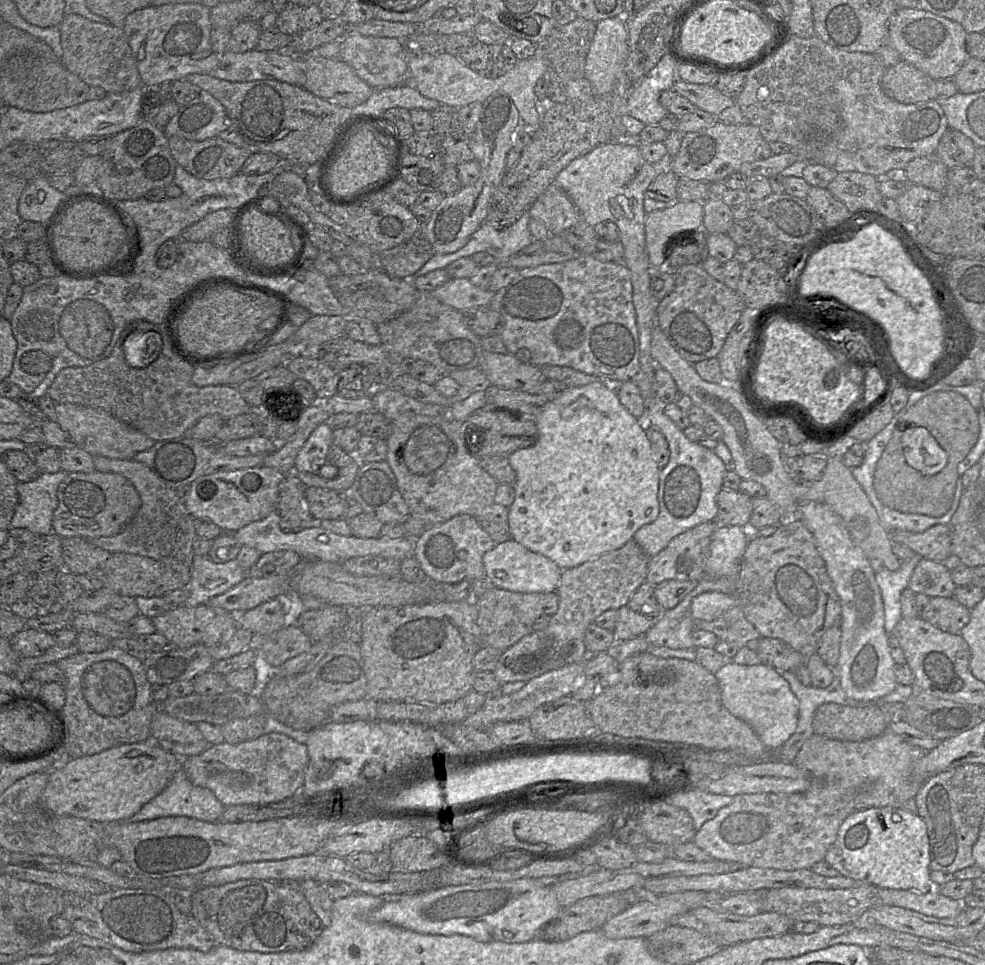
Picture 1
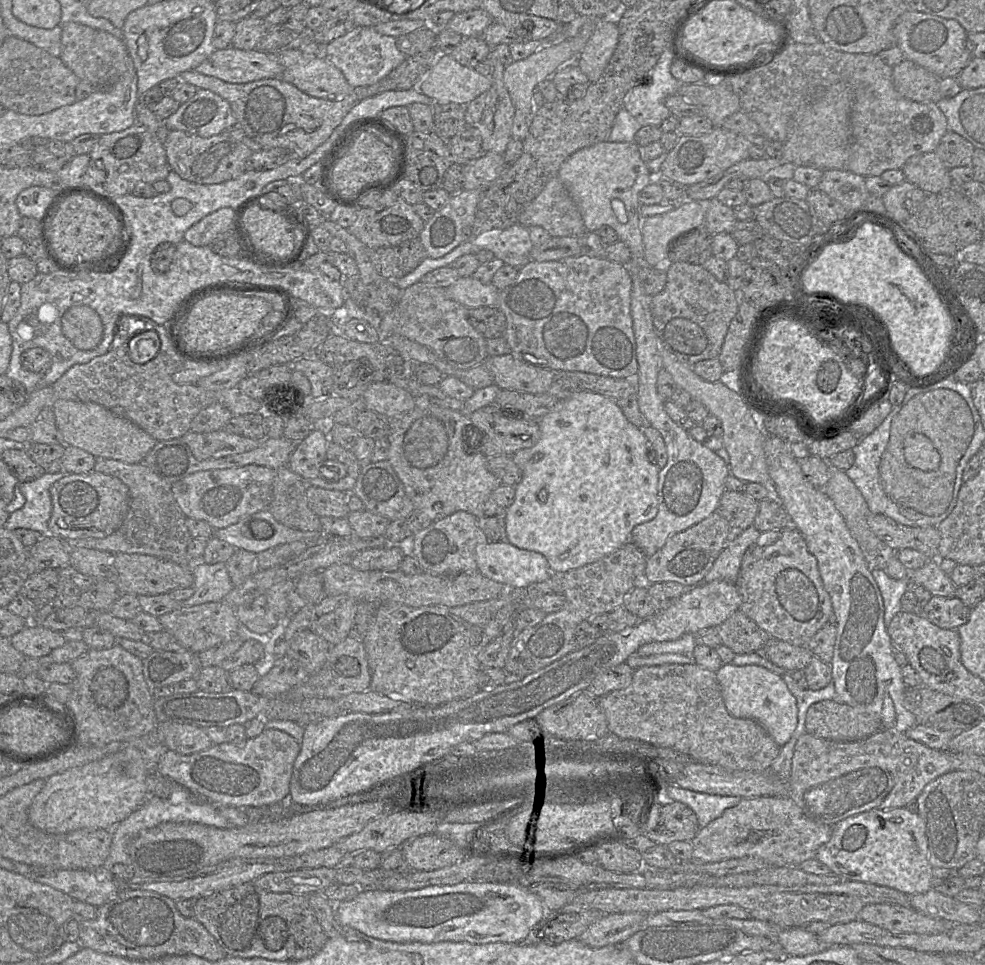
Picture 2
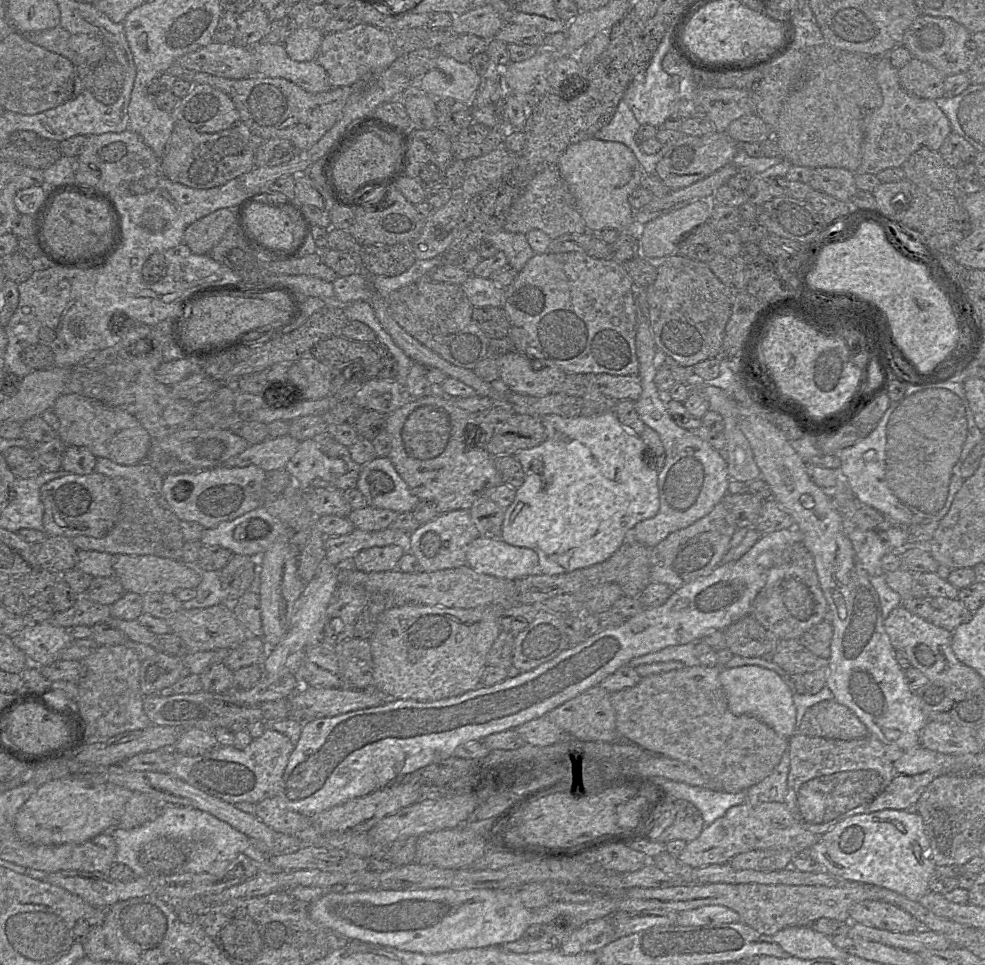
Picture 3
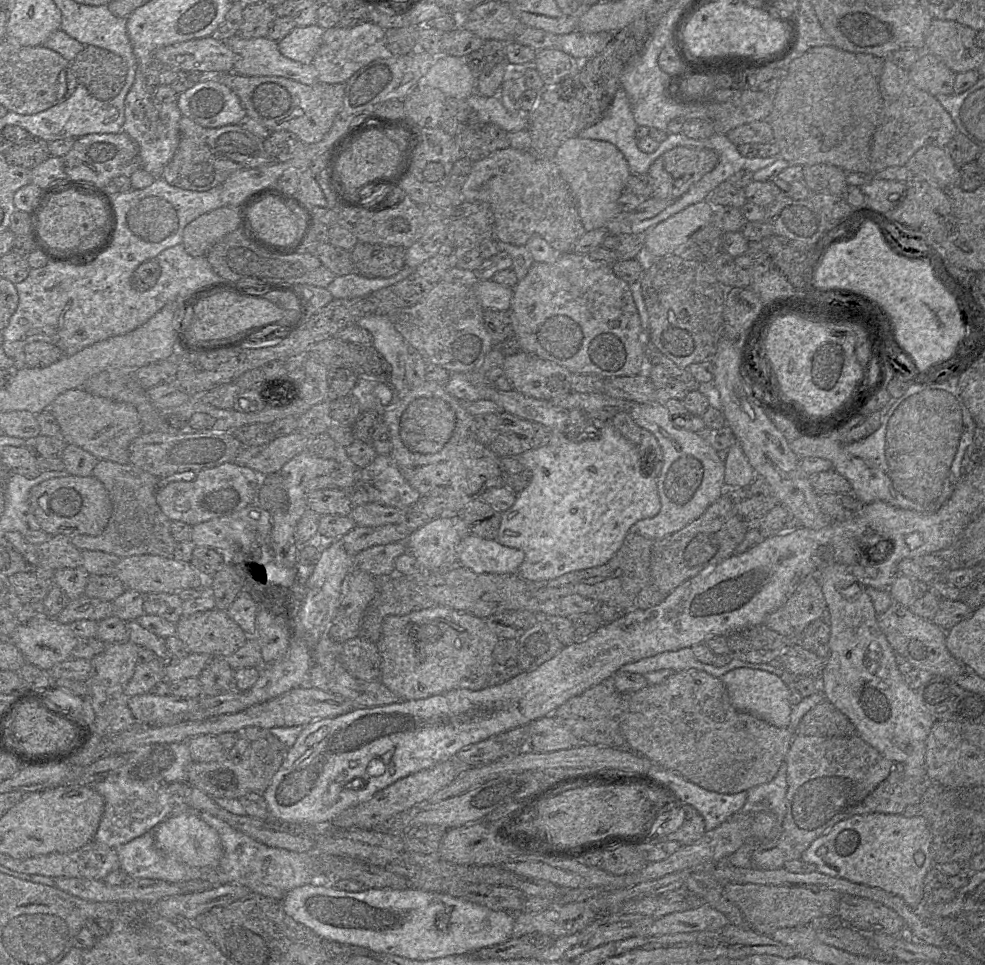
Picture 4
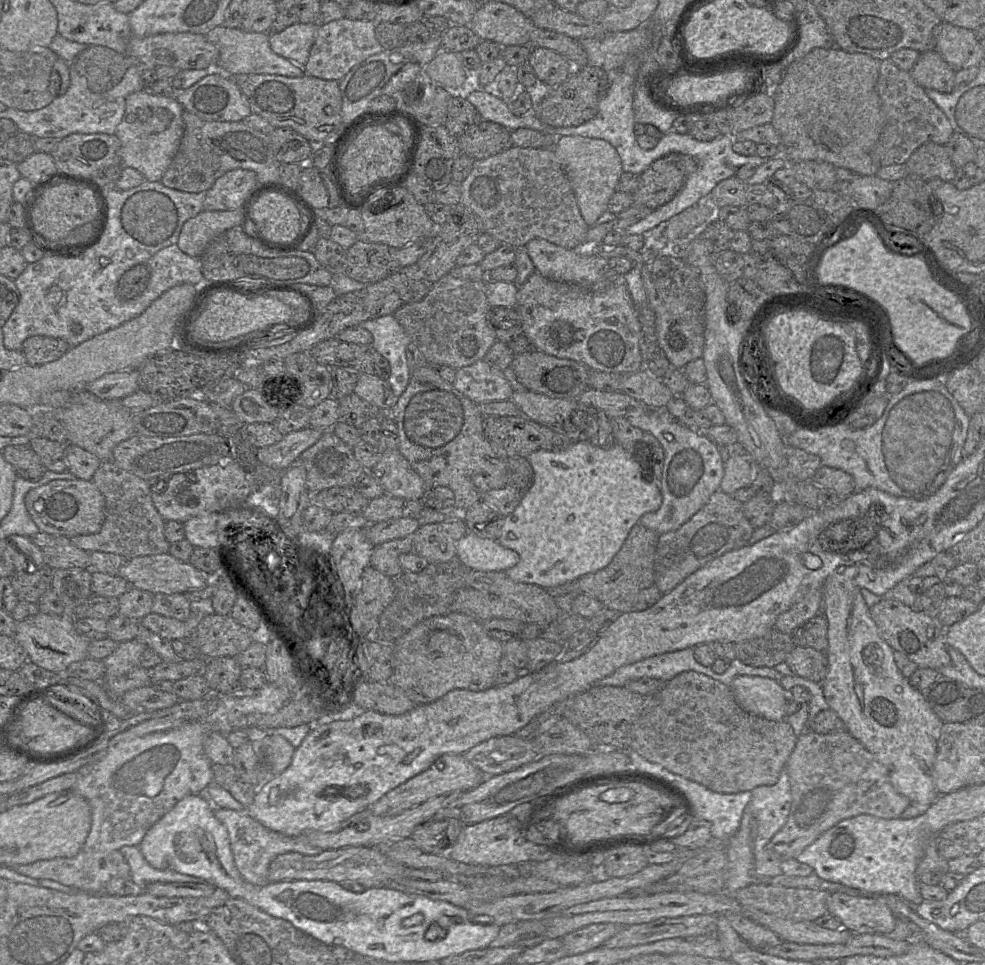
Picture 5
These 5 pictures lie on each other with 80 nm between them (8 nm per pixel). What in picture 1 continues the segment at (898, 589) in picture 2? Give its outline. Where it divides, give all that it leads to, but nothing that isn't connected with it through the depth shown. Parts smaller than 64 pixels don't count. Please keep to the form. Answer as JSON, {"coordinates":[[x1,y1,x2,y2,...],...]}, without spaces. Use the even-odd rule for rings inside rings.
{"coordinates":[[915,554,909,560,901,562,897,571,885,568,875,574,884,605,884,629,888,635,892,634,894,627,902,618,901,594,908,588,911,575,922,558]]}

